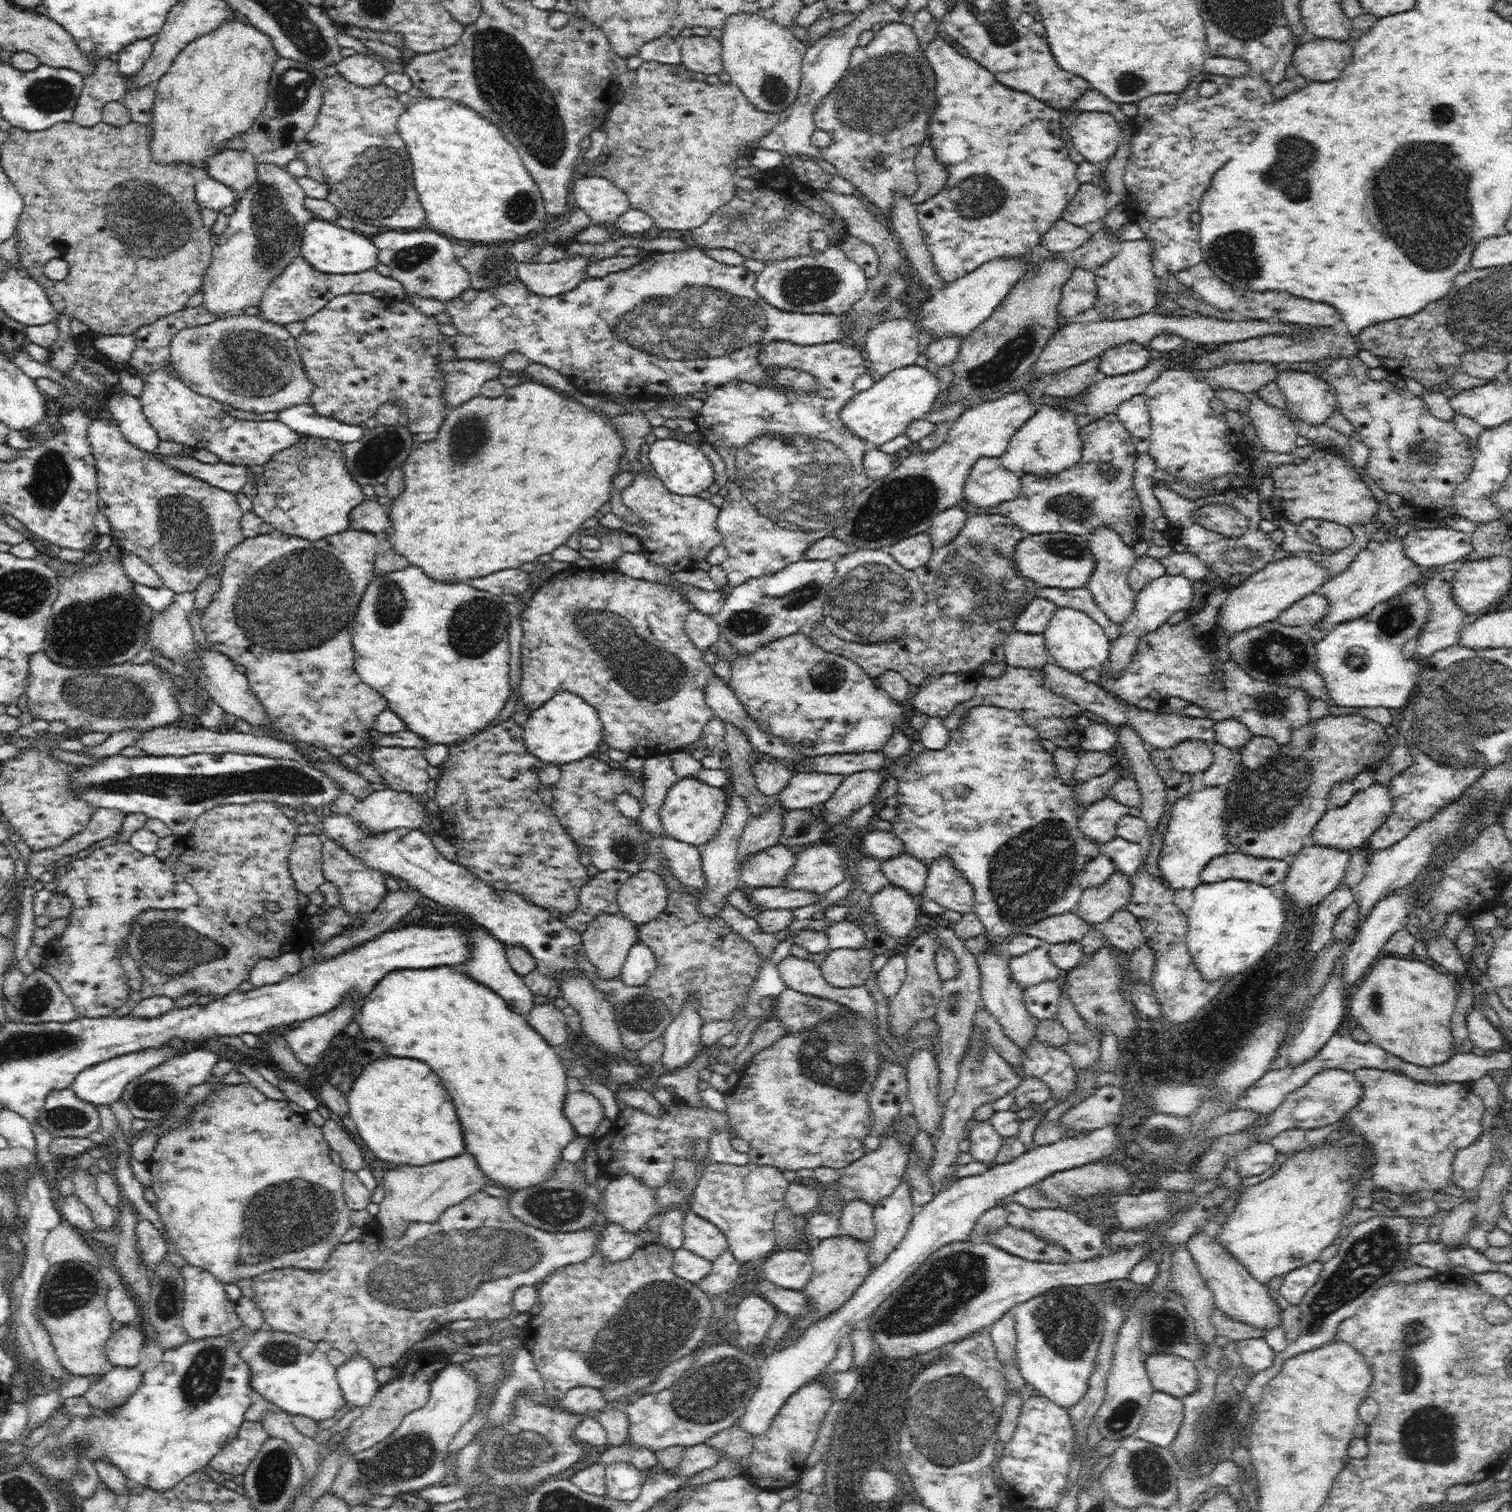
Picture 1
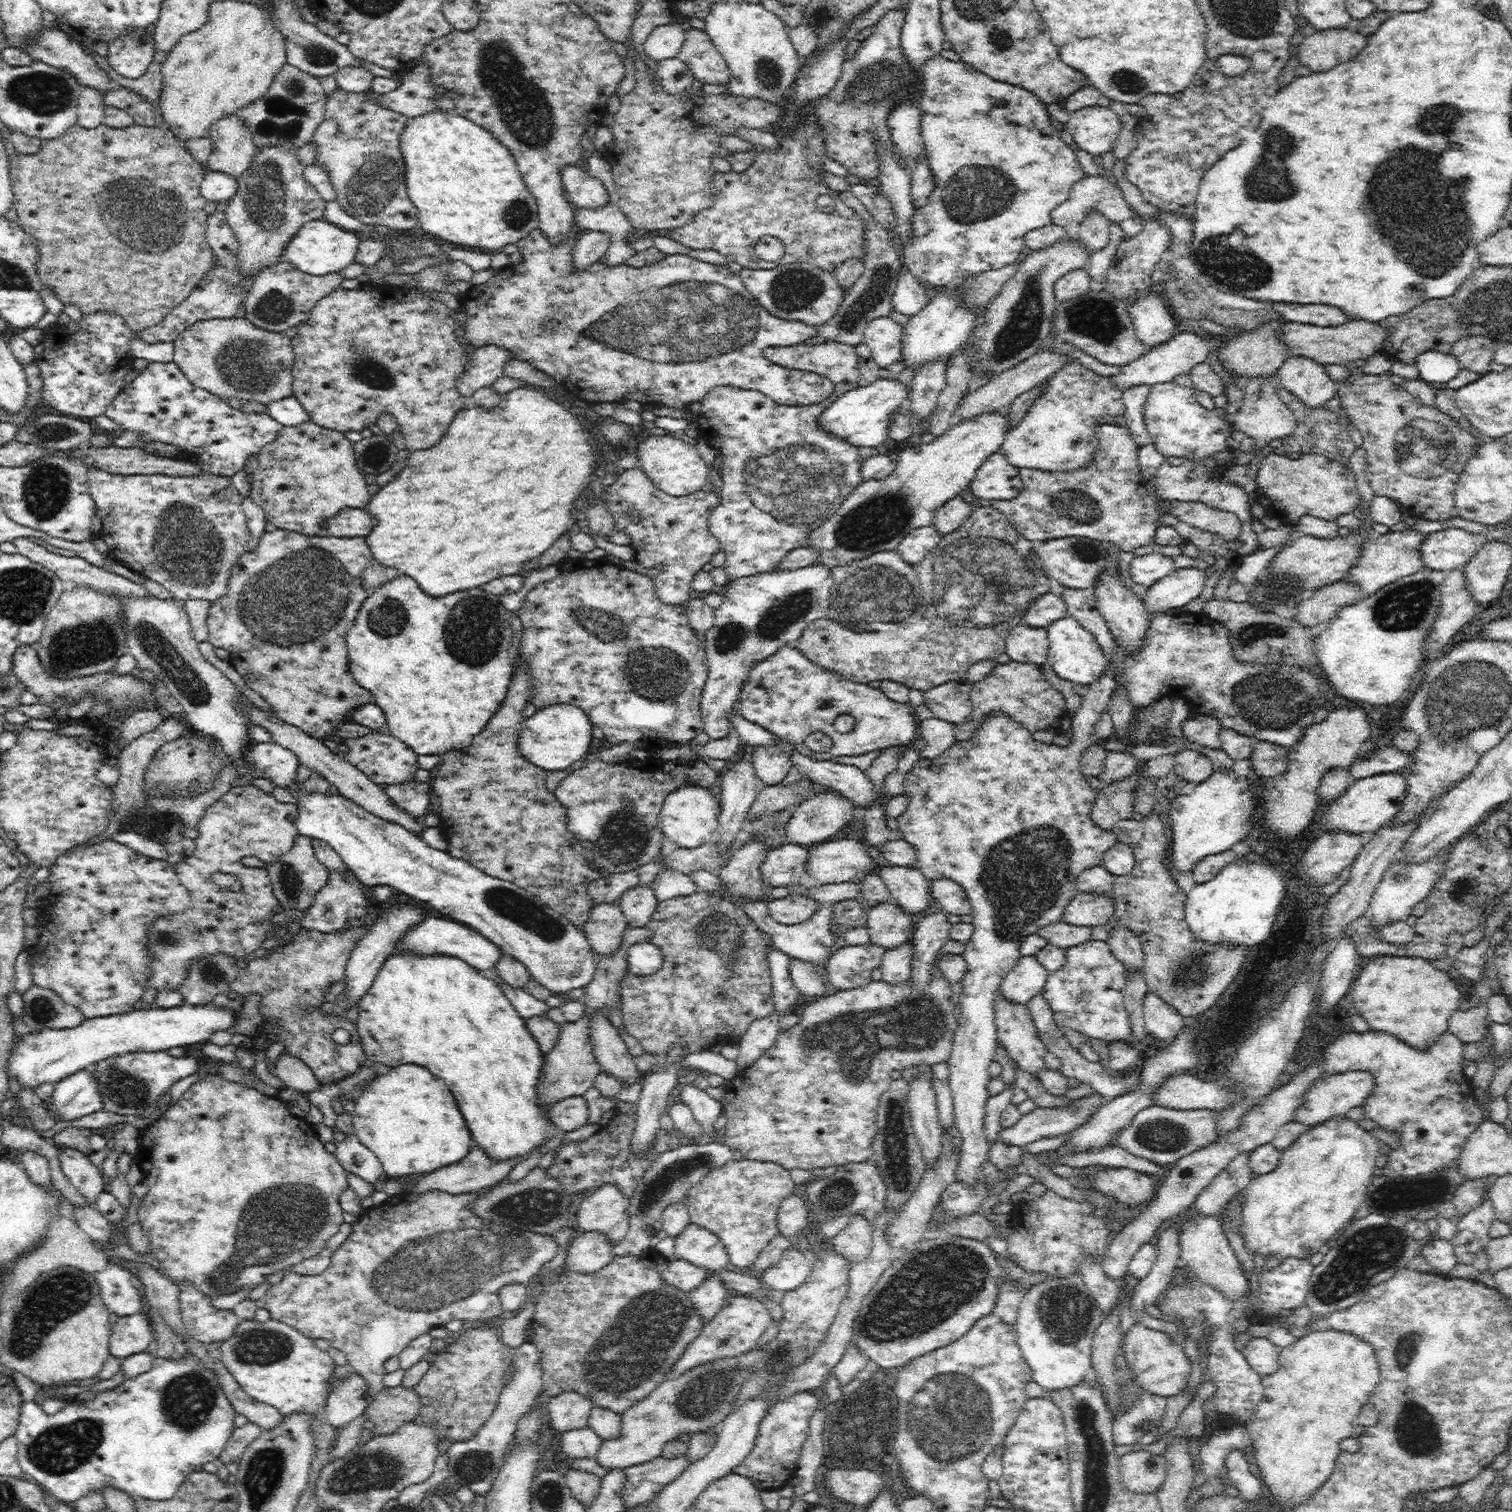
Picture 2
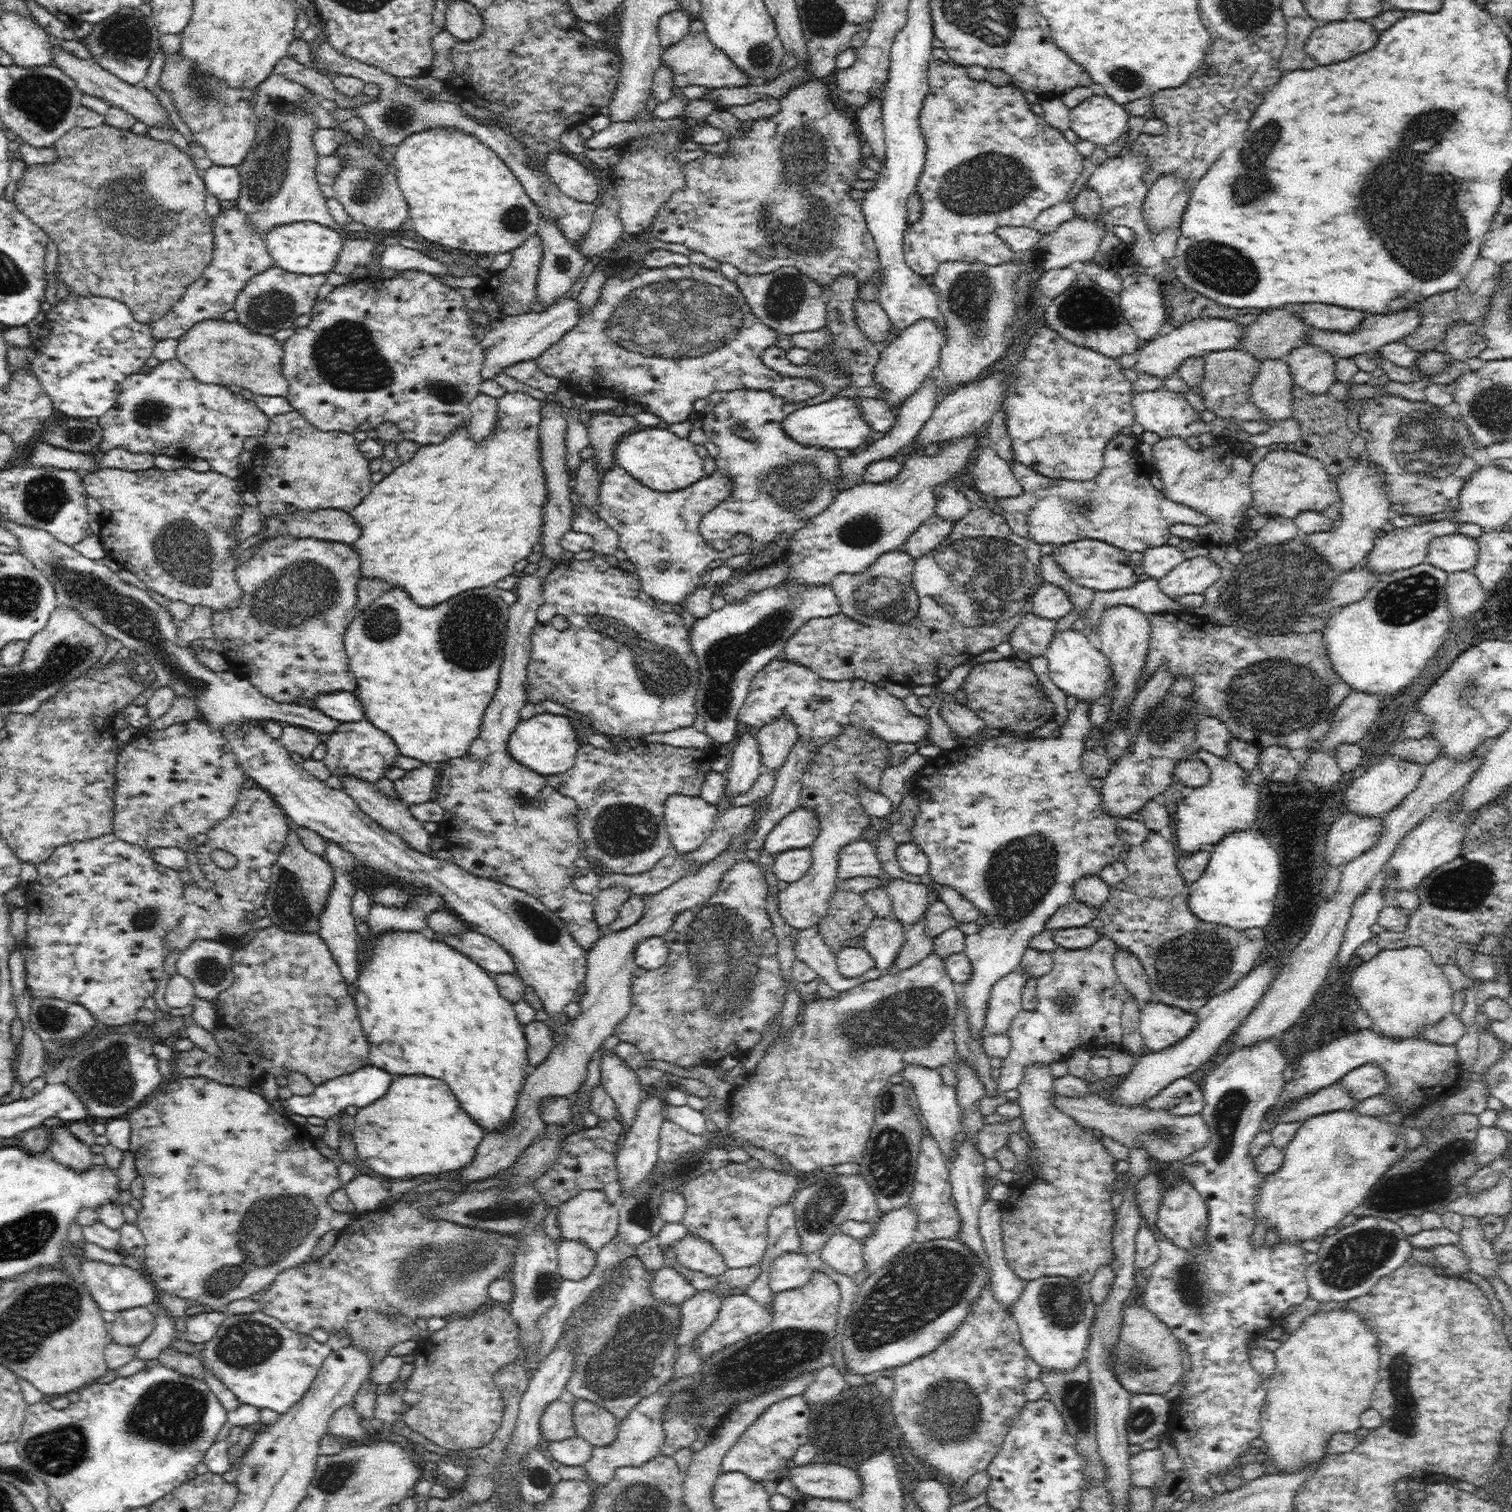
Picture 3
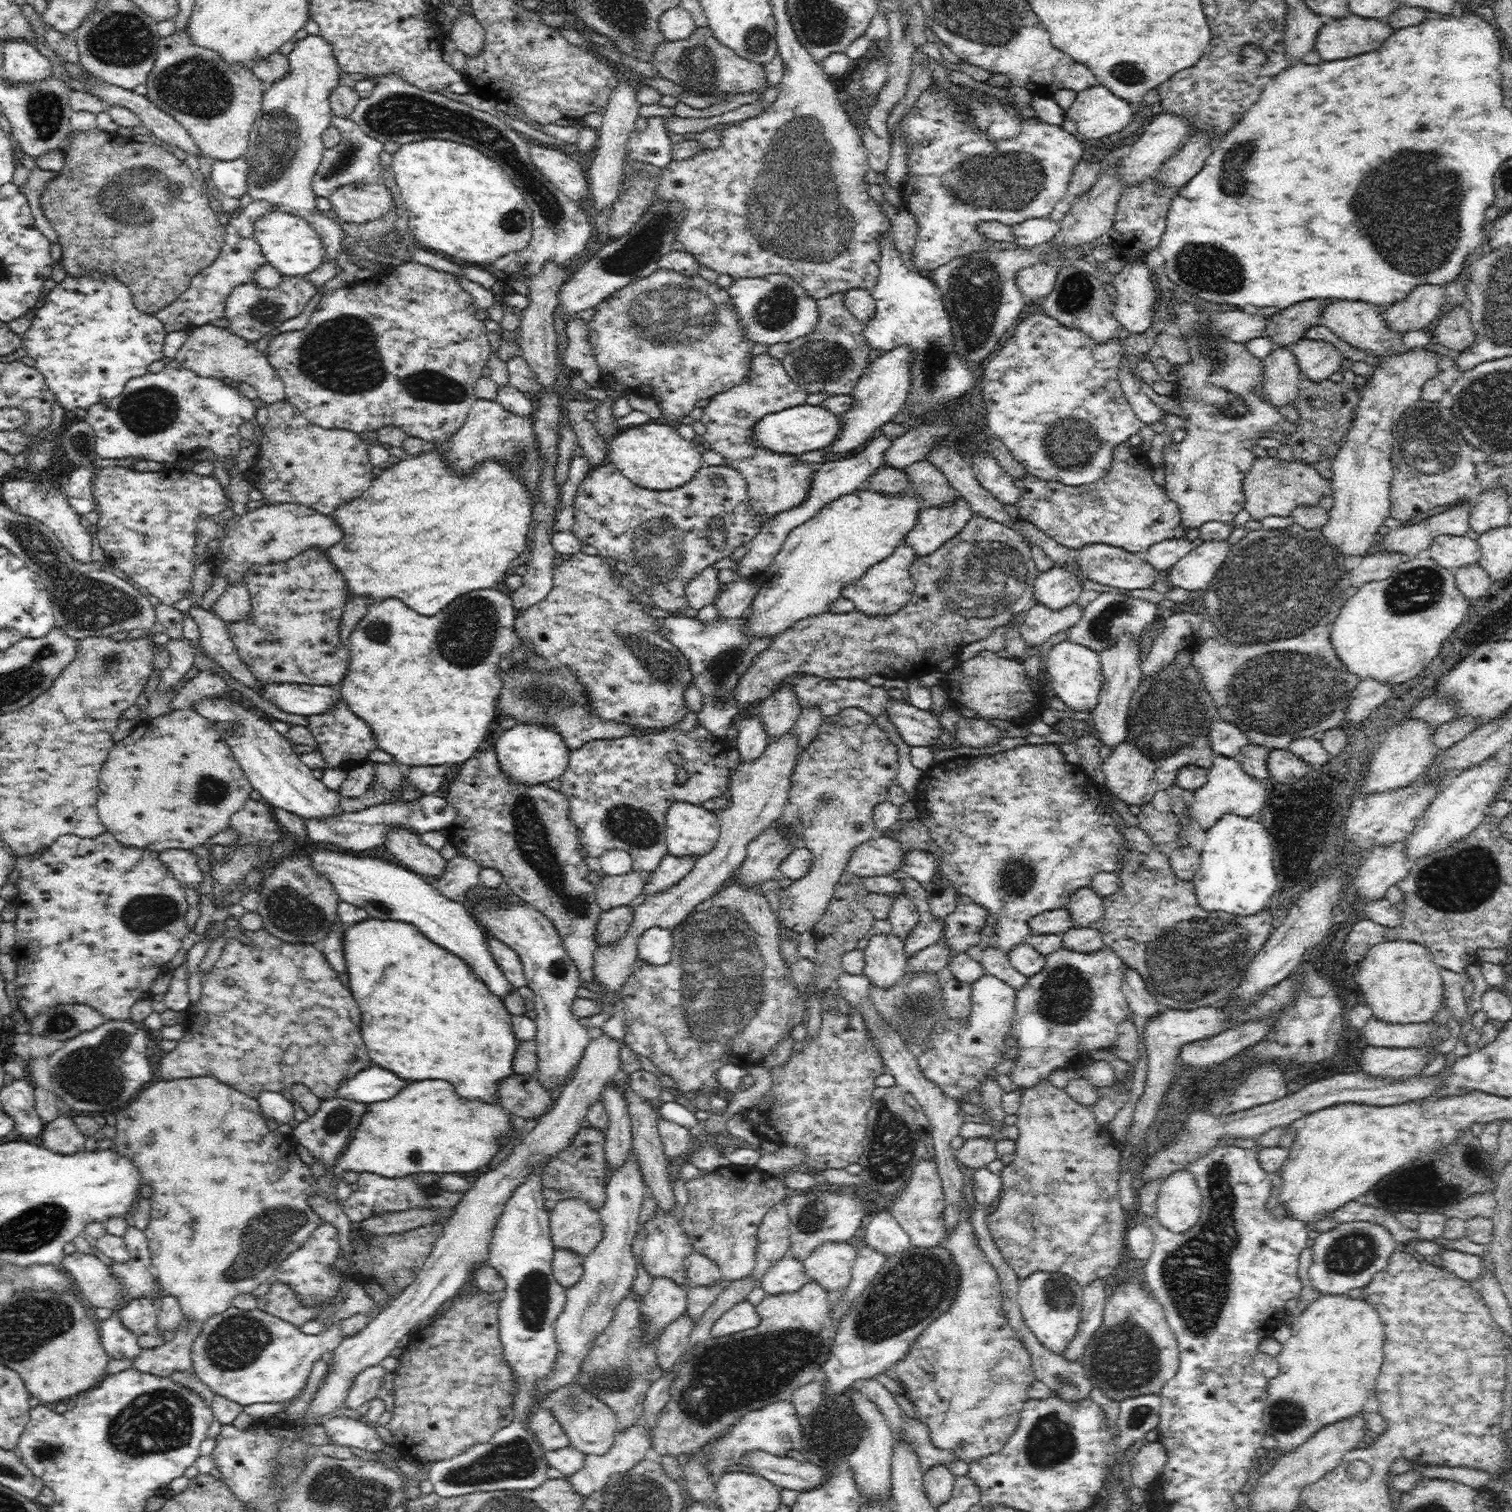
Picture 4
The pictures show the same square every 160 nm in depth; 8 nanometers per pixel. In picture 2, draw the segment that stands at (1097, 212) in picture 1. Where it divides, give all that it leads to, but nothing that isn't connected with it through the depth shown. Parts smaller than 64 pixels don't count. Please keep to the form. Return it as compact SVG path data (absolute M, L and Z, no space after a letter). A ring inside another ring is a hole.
M1085 176L1073 184L1070 196L1052 210L1052 223L1063 227L1080 223L1086 218L1088 209L1116 223L1138 215L1126 203L1121 192L1114 177Z

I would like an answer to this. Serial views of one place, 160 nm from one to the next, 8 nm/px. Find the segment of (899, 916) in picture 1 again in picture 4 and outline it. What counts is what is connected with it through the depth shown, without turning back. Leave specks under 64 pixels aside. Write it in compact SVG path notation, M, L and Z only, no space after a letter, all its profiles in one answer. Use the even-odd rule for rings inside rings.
M870 935L865 947L865 968L863 974L868 976L871 986L875 988L892 988L907 972L905 940L890 935Z

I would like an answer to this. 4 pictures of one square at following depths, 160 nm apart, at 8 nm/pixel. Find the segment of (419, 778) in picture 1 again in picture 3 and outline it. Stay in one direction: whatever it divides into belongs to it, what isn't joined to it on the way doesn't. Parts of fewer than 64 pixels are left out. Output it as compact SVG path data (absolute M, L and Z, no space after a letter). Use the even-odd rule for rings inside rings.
M368 718L360 722L340 722L338 728L329 734L329 739L325 744L327 753L323 761L331 774L354 775L371 783L378 782L390 768L394 768L396 758L401 755L394 740L386 732L372 726Z

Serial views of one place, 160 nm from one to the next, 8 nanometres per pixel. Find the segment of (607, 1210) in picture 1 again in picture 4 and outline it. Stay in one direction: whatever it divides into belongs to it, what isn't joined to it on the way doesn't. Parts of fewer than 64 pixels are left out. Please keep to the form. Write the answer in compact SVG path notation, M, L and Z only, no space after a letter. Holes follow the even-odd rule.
M584 1199L558 1201L549 1212L549 1223L554 1248L588 1256L602 1240L604 1225L600 1213Z

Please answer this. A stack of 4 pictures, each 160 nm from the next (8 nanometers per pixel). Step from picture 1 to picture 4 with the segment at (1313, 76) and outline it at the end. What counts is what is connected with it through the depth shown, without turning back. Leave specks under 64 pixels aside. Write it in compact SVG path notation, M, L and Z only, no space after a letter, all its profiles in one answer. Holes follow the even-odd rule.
M1347 15L1323 25L1315 38L1315 49L1324 62L1378 50L1394 28L1374 18Z

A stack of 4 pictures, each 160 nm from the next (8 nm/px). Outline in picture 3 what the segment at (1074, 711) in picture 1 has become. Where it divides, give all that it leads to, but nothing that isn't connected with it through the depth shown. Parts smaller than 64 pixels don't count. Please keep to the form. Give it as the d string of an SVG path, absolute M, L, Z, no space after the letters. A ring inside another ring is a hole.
M1004 658L973 666L962 686L967 698L967 706L984 719L985 729L1021 730L1029 733L1052 720L1053 703L1044 693L1036 673L1028 661Z

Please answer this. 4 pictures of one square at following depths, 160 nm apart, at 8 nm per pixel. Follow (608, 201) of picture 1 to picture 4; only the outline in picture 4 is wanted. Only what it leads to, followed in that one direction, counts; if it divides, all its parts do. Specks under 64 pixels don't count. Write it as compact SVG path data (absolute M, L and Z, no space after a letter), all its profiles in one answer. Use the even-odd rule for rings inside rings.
M530 144L530 156L534 165L568 198L578 201L590 197L588 175L580 166L578 157L567 155L560 148L544 144Z

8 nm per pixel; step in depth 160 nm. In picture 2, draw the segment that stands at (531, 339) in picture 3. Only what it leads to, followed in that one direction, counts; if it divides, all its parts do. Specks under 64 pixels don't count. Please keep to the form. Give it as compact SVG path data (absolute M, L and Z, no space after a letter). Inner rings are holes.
M488 344L477 348L469 358L464 374L458 378L458 391L462 397L472 397L478 390L498 381L504 374L506 362L514 356L499 346Z

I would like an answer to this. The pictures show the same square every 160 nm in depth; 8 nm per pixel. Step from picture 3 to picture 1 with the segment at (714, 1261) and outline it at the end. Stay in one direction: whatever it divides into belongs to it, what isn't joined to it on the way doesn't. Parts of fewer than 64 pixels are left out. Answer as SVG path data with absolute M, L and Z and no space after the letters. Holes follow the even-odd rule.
M688 1210L684 1217L682 1247L713 1262L728 1249L726 1235L712 1222Z

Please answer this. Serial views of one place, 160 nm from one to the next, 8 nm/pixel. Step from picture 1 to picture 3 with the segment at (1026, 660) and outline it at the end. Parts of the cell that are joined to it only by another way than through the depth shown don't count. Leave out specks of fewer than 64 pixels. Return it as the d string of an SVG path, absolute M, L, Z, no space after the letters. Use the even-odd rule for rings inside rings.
M1034 613L1023 615L1020 624L1008 638L1014 657L1026 661L1030 656L1045 656L1056 630L1055 626L1056 620L1040 618Z

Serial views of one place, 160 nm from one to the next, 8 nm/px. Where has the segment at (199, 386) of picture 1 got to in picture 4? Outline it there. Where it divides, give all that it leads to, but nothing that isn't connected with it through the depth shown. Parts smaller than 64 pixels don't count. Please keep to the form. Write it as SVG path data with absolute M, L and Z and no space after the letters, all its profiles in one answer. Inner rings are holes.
M205 324L189 331L186 342L180 347L175 360L198 376L214 379L230 378L236 383L251 384L262 400L262 404L273 404L285 399L285 387L276 370L270 365L268 357L256 347L256 342L247 341L228 327Z

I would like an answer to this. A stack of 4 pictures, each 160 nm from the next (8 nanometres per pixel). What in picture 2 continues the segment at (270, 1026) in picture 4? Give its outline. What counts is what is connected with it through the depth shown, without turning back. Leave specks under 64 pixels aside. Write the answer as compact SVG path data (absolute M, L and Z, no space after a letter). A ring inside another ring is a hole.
M367 917L359 920L356 926L335 933L301 928L291 943L274 949L261 959L250 957L247 967L239 969L237 978L230 984L230 991L242 994L245 998L250 993L261 996L258 1010L264 1022L271 1020L281 1026L277 1041L286 1043L284 1053L308 1064L320 1083L338 1081L354 1074L366 1060L366 1054L357 1026L345 1014L334 1016L326 1009L304 1014L302 1009L320 1006L330 986L345 979L345 966L350 952L356 946L356 940L360 940L374 922L372 917ZM336 1028L348 1030L350 1041L347 1044L341 1045L332 1039Z

